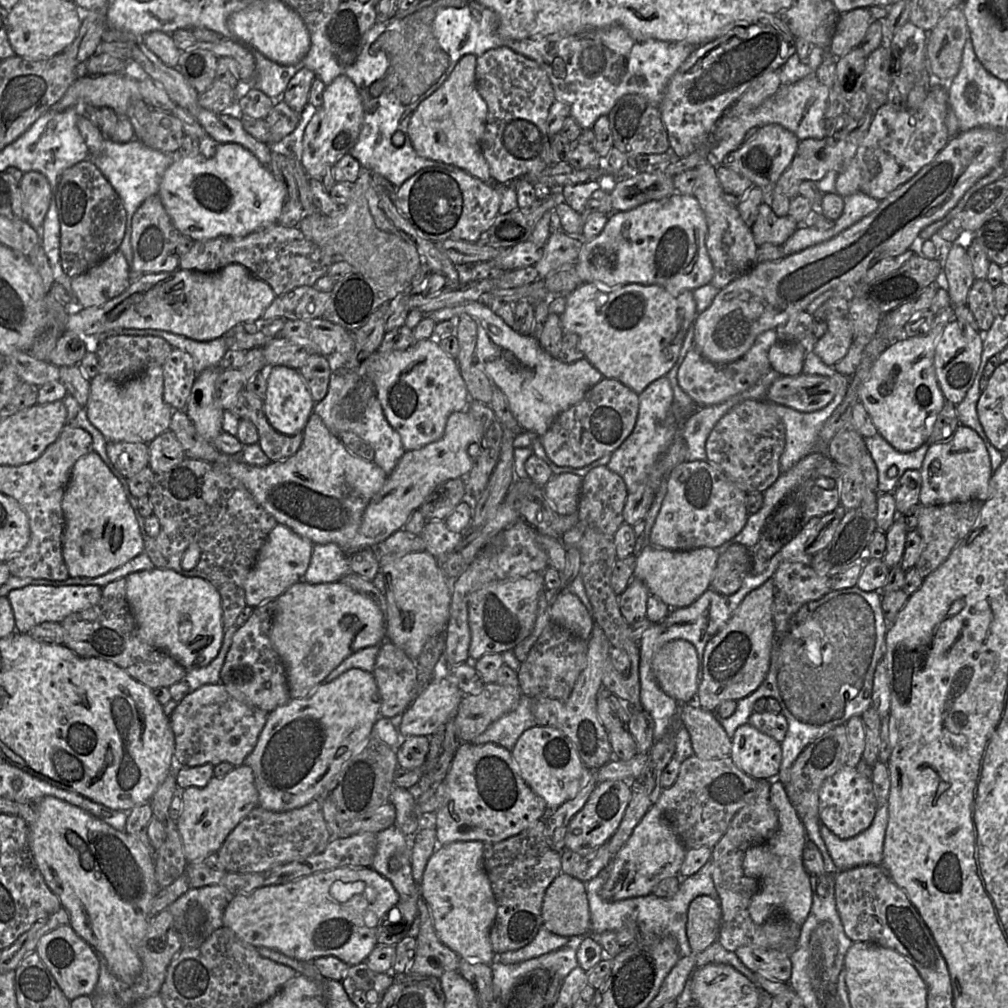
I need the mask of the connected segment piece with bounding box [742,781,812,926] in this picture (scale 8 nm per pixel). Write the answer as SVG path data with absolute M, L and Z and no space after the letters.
M781 781L772 782L770 801L778 814L778 828L766 842L749 847L742 863L745 875L757 879L760 884L759 891L751 897L749 915L754 923L762 924L774 914L782 913L802 926L812 906L809 874L803 865L803 849L808 837Z

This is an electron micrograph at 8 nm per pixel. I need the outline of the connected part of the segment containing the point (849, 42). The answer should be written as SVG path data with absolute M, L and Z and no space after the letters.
M855 8L842 13L828 47L835 58L859 46L873 19L868 8Z

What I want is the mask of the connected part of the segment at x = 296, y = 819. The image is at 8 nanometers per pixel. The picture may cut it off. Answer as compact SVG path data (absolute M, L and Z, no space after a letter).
M317 799L312 800L301 808L285 812L272 812L257 806L230 832L221 848L217 851L217 855L227 872L255 873L279 864L297 861L318 854L325 849L332 837Z

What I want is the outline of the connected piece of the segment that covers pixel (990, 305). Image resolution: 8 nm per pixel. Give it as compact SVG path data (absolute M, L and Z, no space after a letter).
M975 279L968 293L967 305L977 321L980 332L987 332L997 317L994 287L987 279Z

